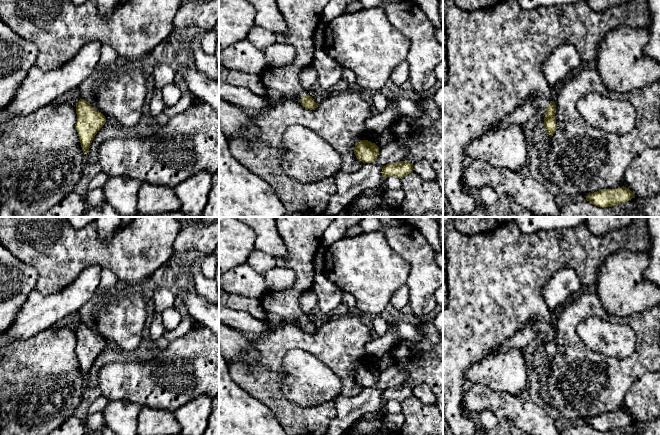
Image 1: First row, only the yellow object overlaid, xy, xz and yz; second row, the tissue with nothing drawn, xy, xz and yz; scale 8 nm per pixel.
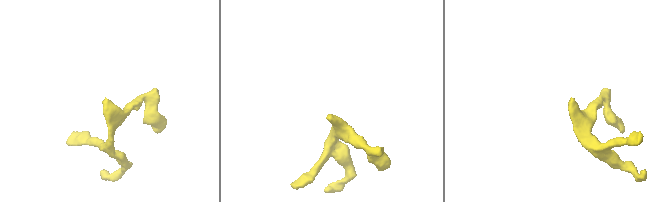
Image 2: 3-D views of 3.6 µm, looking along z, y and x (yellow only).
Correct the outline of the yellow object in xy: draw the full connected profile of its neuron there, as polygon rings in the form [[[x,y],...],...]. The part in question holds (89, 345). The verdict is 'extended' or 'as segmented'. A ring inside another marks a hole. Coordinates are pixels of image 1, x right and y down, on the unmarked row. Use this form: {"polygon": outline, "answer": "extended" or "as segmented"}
{"polygon": [[[82,322],[76,327],[76,338],[76,354],[85,379],[89,376],[95,359],[105,348],[106,342],[101,336],[94,333],[89,326]]], "answer": "as segmented"}

